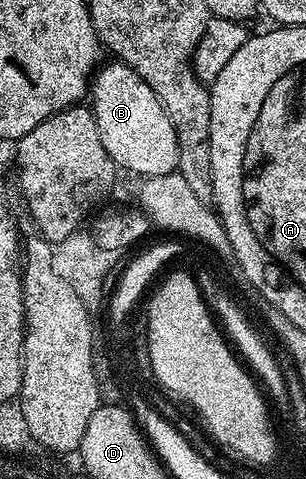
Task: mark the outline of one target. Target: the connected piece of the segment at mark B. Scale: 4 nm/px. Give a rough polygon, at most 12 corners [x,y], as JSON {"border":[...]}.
{"border":[[122,61],[100,66],[89,103],[116,168],[169,175],[177,133]]}

